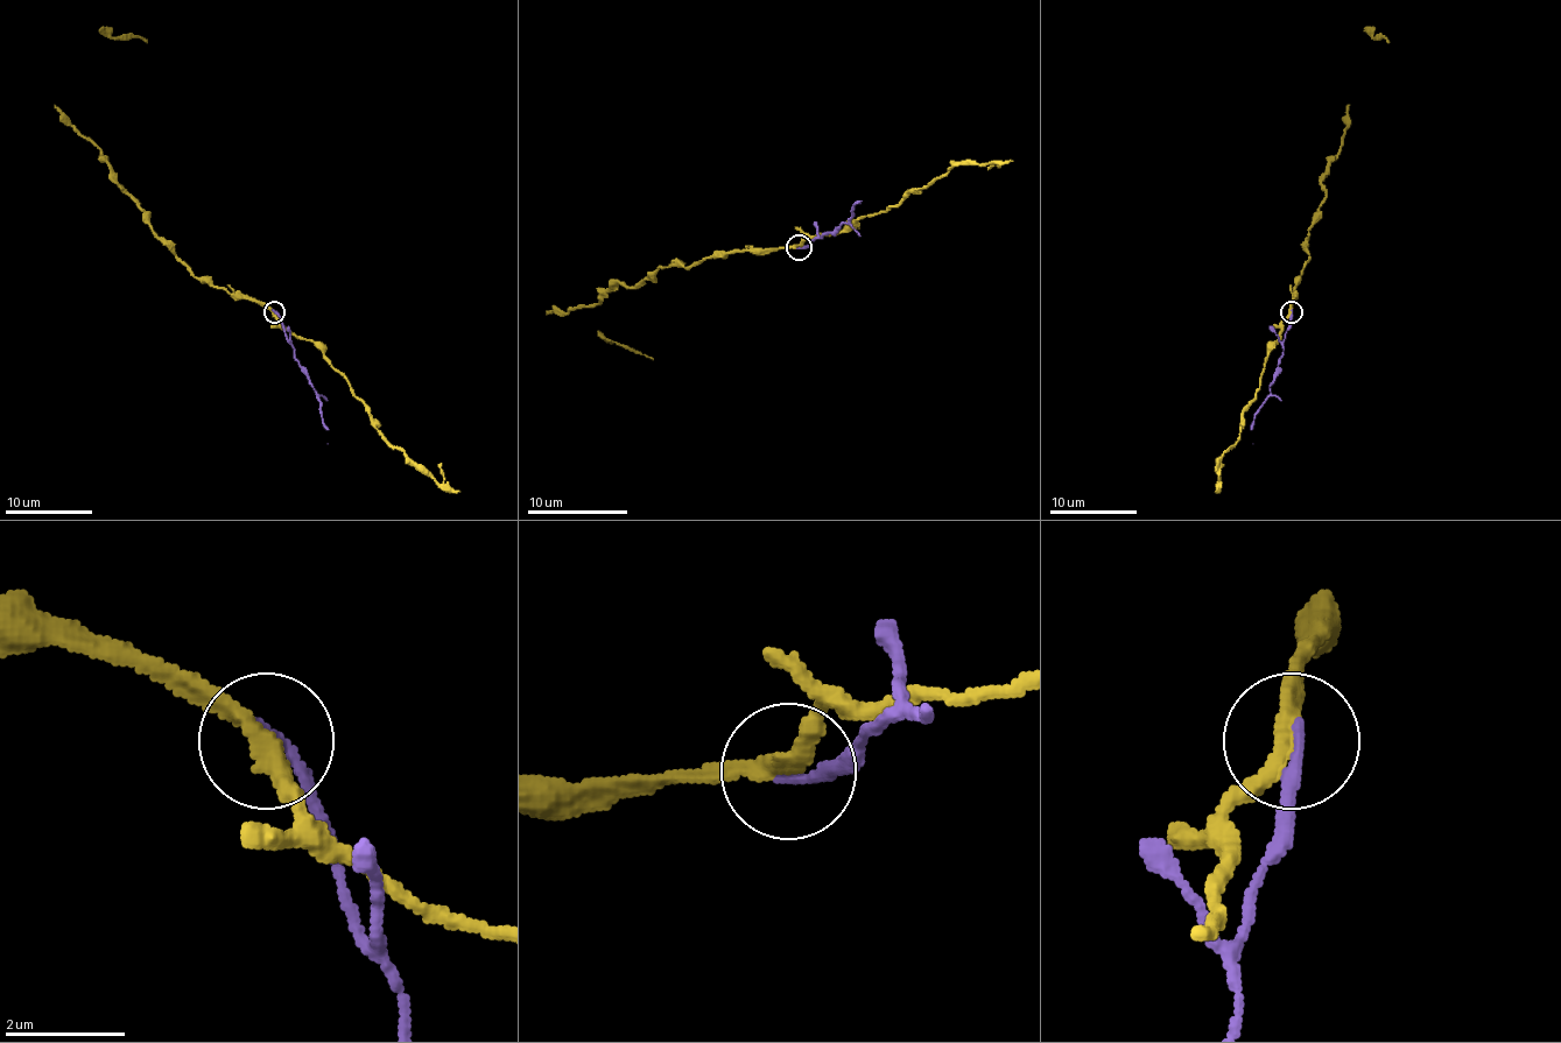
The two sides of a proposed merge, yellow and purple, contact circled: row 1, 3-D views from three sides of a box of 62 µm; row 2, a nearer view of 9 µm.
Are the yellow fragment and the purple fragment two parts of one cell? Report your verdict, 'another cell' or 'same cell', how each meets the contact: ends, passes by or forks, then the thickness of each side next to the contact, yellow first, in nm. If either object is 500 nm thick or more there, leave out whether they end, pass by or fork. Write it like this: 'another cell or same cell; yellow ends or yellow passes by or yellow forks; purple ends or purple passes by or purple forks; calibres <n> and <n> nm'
another cell; yellow passes by; purple ends; calibres 320 and 190 nm

